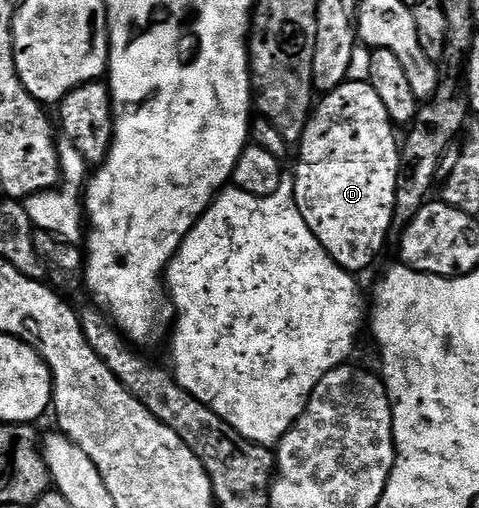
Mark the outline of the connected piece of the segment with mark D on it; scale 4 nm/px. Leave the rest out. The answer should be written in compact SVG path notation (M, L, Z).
M345 81L313 107L297 147L298 167L292 171L296 208L300 208L304 224L312 228L312 236L320 240L324 252L351 272L366 270L377 260L394 226L396 184L398 172L402 169L400 138L394 135L394 130L396 126L388 116L388 108L384 108L384 100L380 100L369 81Z

